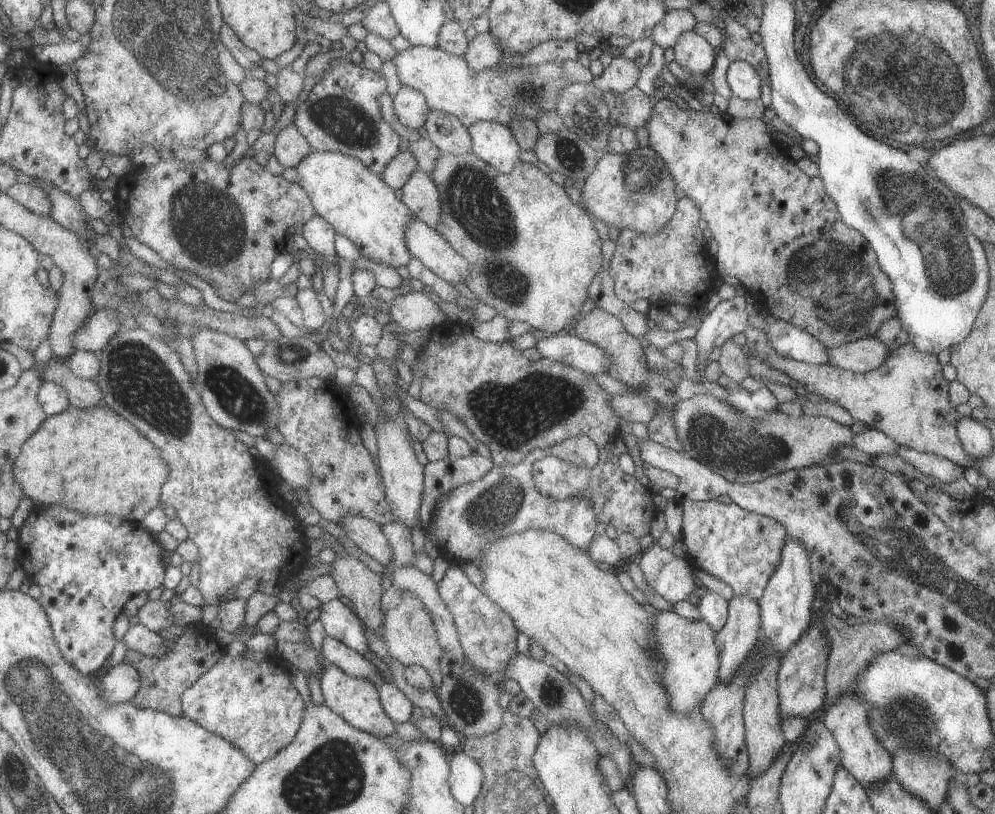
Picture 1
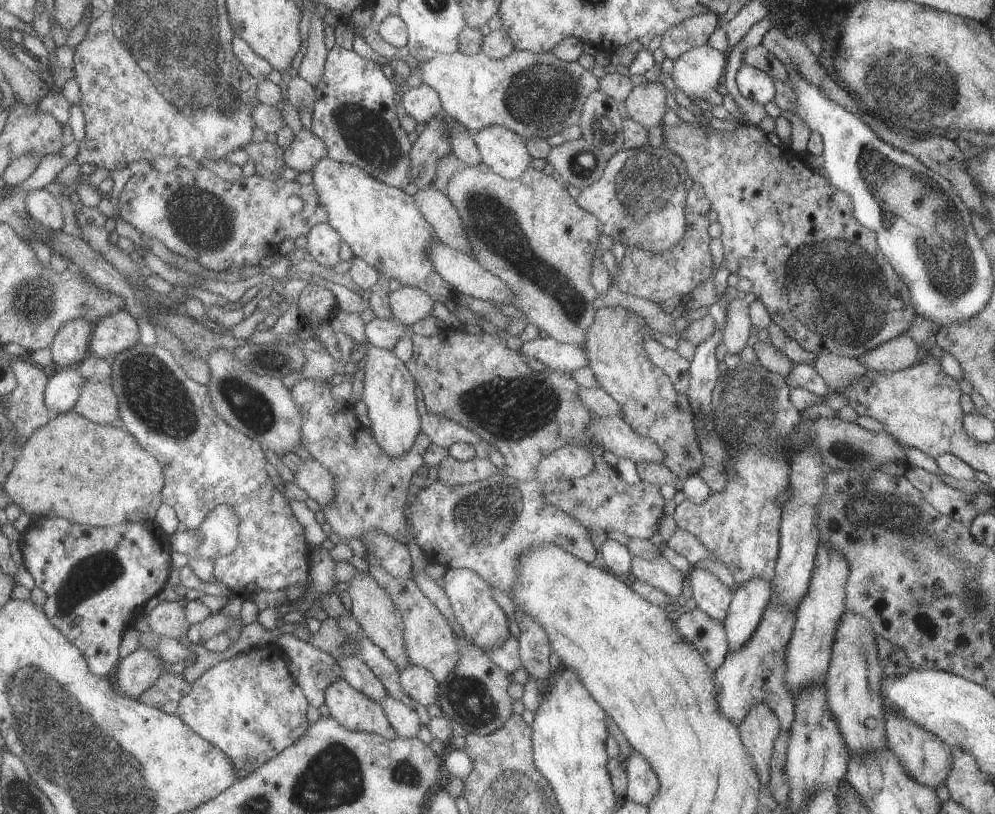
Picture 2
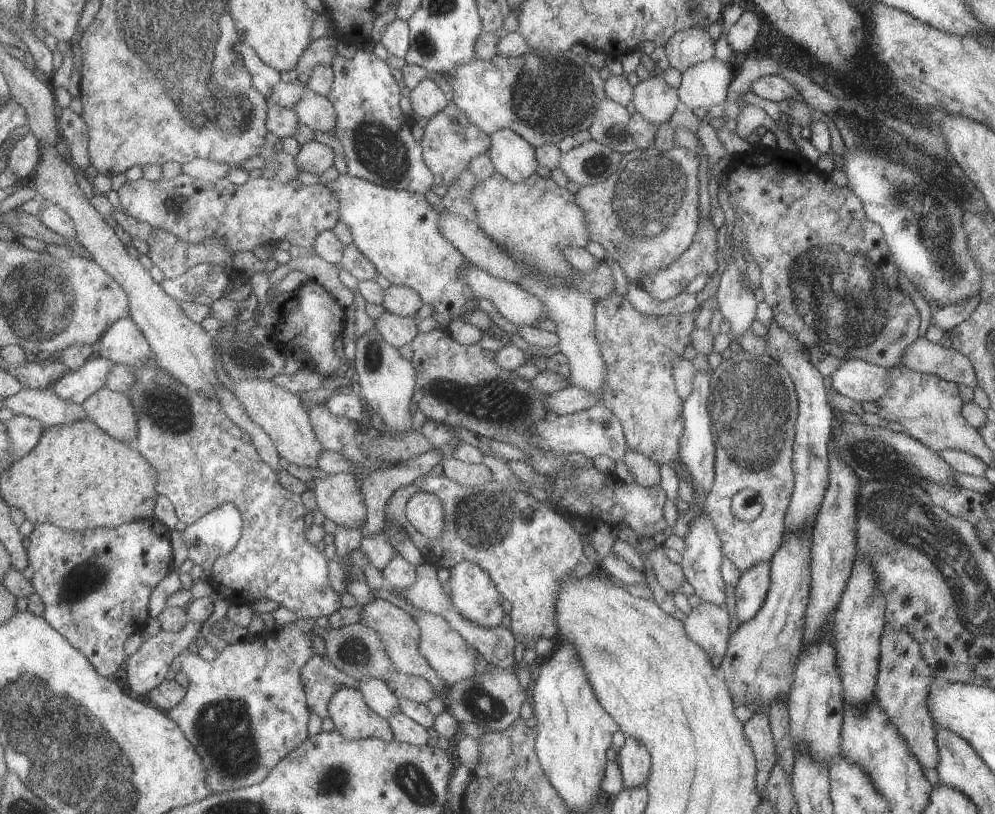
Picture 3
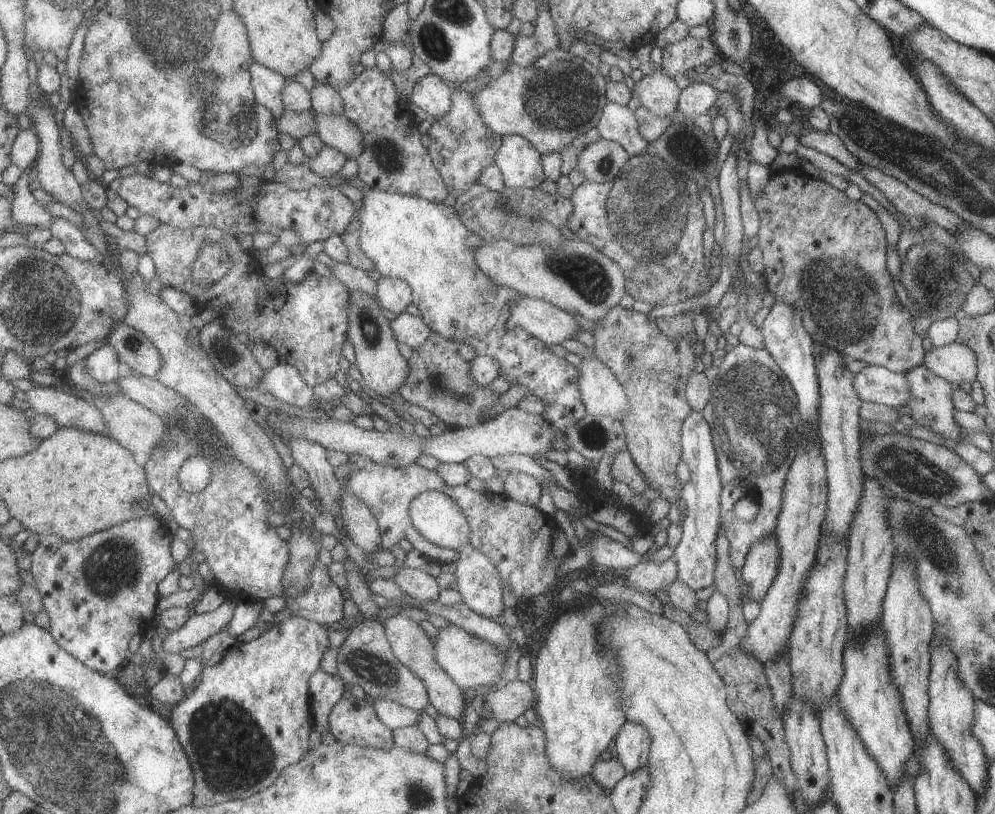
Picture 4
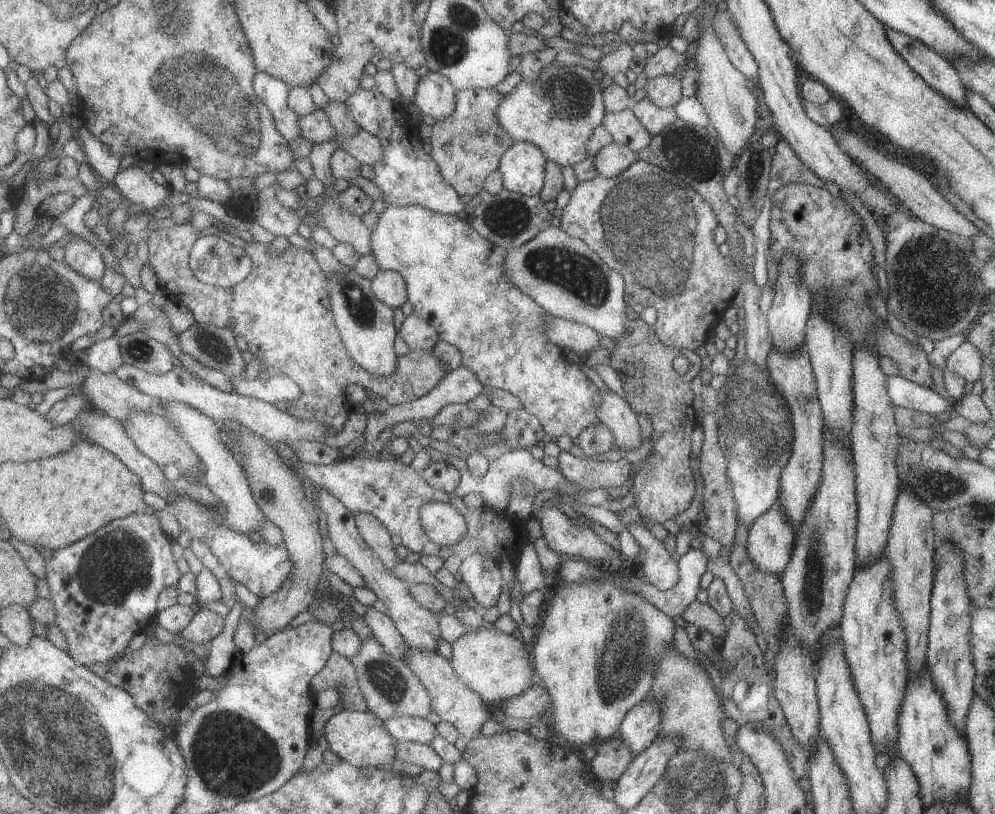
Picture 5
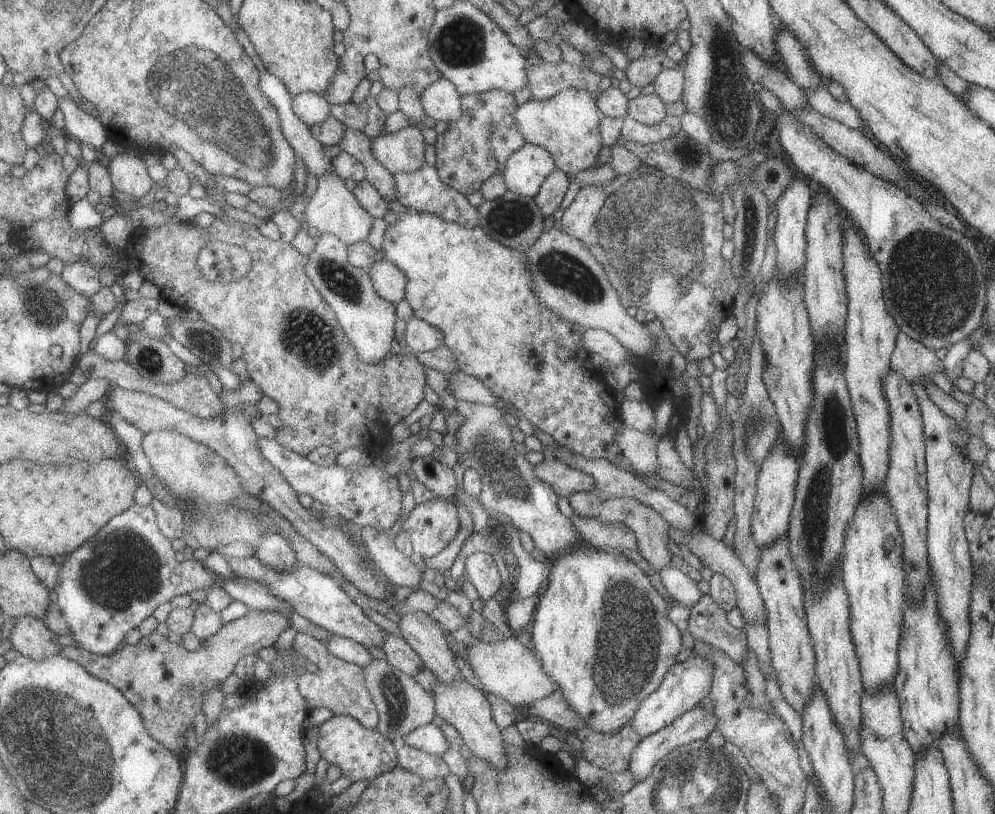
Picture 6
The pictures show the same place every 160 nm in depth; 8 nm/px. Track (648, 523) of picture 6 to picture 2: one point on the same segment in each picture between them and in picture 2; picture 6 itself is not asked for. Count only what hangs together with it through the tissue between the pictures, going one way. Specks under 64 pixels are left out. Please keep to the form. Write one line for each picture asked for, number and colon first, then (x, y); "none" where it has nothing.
2: (649, 403)
3: (639, 349)
4: (653, 369)
5: (664, 487)

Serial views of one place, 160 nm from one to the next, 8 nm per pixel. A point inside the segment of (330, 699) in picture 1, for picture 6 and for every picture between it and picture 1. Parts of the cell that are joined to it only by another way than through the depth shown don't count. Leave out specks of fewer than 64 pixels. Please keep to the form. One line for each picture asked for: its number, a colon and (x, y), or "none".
2: (354, 711)
3: (354, 719)
4: (353, 722)
5: (362, 739)
6: (361, 754)

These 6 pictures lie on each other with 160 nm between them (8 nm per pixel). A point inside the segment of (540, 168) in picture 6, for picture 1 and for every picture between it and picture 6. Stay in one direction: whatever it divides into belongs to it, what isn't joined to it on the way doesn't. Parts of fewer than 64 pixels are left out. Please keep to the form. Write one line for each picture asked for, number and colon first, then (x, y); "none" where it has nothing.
1: (495, 143)
2: (505, 152)
3: (512, 156)
4: (520, 163)
5: (522, 166)

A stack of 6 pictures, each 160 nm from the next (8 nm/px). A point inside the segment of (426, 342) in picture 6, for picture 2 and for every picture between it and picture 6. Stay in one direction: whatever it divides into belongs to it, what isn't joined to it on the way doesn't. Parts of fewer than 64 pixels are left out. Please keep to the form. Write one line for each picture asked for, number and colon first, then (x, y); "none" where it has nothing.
2: (385, 333)
3: (398, 331)
4: (408, 329)
5: (416, 332)

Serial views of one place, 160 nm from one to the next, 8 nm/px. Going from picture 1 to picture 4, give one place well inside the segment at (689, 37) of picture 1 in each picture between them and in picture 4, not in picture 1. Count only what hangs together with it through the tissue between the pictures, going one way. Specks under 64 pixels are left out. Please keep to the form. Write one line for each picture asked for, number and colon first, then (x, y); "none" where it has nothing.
2: (696, 73)
3: (704, 85)
4: (698, 98)

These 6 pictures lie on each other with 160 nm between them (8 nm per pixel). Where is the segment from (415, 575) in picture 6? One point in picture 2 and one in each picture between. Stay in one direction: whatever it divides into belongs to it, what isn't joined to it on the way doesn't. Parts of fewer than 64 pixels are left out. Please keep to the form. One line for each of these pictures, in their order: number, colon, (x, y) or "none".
2: (313, 477)
3: (339, 498)
4: (361, 525)
5: (378, 537)

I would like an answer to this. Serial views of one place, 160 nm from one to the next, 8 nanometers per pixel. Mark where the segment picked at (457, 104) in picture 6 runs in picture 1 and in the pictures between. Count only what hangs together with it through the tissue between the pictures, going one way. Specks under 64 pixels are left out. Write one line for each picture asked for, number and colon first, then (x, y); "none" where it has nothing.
1: (411, 107)
2: (422, 103)
3: (427, 99)
4: (433, 94)
5: (435, 96)

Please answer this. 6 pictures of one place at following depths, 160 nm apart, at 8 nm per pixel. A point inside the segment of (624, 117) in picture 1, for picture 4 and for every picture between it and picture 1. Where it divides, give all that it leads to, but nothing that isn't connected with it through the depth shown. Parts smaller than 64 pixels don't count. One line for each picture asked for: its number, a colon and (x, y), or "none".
2: (646, 104)
3: (656, 100)
4: (658, 92)

